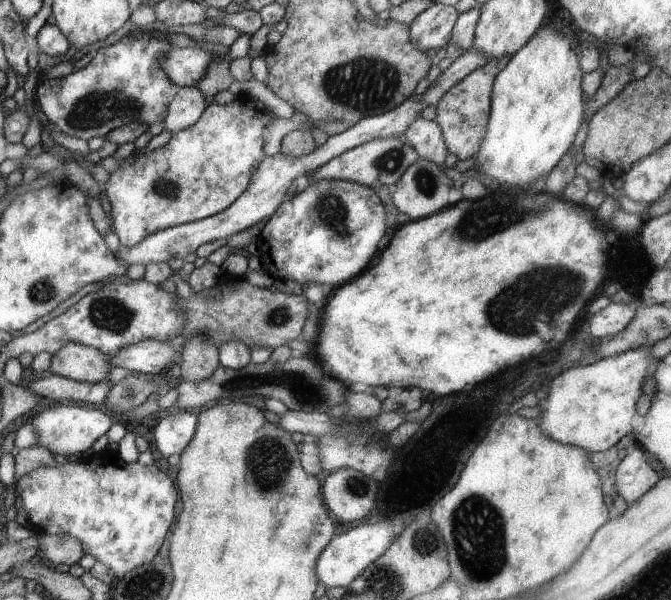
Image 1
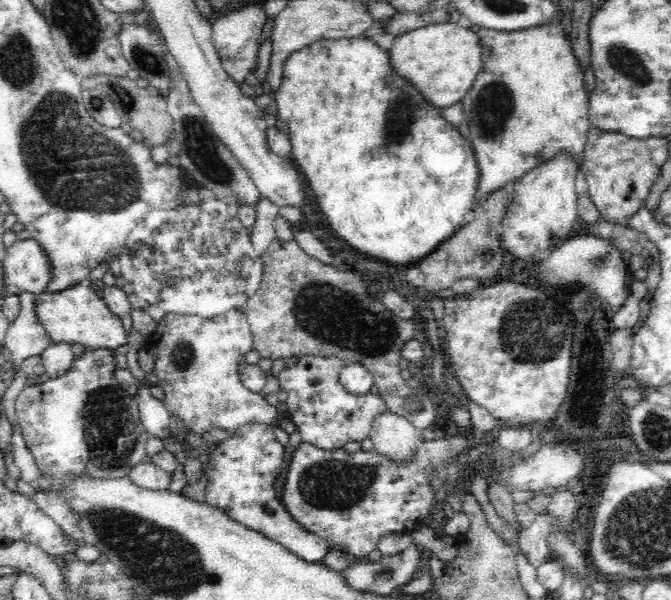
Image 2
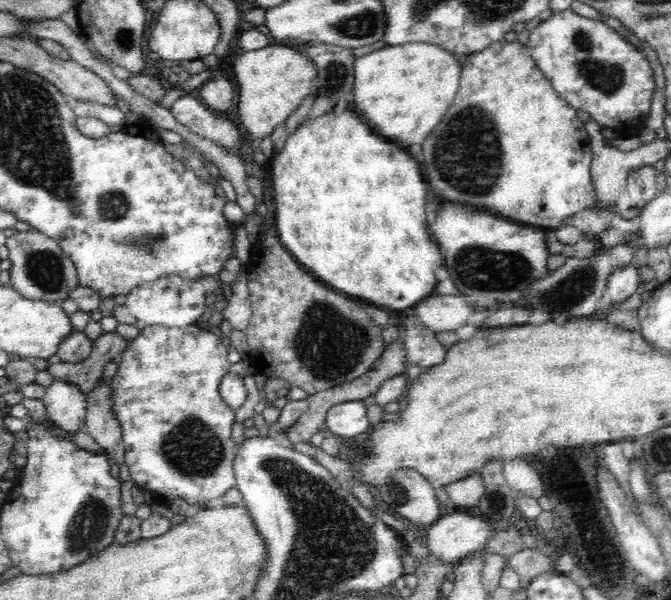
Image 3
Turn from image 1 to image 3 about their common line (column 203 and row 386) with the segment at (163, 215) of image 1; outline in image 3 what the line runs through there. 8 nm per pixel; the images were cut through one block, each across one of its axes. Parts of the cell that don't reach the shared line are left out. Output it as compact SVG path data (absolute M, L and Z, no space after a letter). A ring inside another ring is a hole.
M146 325L134 340L124 348L120 354L122 361L118 364L118 370L112 378L112 411L114 417L122 424L122 441L124 441L124 462L128 464L130 480L143 486L152 492L156 498L162 502L174 499L184 499L190 505L206 508L218 504L220 497L230 488L236 486L235 463L236 444L232 441L232 424L234 424L235 410L230 408L219 392L220 380L229 372L231 363L228 361L228 349L224 346L220 337L212 332L205 331L199 325L190 325L186 328L166 328L160 325Z

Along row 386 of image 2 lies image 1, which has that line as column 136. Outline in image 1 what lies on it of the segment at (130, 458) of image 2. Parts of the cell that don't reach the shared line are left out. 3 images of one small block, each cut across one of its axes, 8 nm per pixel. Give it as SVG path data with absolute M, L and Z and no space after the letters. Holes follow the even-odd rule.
M136 25L134 30L126 36L122 36L116 43L99 48L96 56L86 68L59 79L40 79L33 94L38 101L38 109L67 135L87 141L94 137L103 138L110 131L134 121L141 121L149 126L162 122L170 104L168 90L172 88L173 81L161 67L159 56L162 56L162 53L165 53L170 47L171 44L164 33Z

